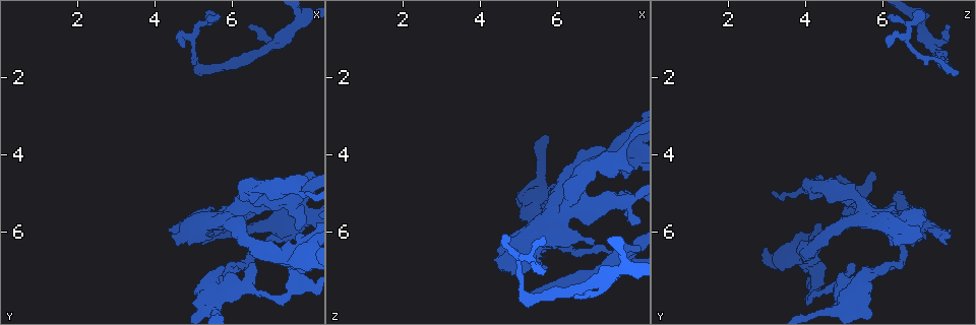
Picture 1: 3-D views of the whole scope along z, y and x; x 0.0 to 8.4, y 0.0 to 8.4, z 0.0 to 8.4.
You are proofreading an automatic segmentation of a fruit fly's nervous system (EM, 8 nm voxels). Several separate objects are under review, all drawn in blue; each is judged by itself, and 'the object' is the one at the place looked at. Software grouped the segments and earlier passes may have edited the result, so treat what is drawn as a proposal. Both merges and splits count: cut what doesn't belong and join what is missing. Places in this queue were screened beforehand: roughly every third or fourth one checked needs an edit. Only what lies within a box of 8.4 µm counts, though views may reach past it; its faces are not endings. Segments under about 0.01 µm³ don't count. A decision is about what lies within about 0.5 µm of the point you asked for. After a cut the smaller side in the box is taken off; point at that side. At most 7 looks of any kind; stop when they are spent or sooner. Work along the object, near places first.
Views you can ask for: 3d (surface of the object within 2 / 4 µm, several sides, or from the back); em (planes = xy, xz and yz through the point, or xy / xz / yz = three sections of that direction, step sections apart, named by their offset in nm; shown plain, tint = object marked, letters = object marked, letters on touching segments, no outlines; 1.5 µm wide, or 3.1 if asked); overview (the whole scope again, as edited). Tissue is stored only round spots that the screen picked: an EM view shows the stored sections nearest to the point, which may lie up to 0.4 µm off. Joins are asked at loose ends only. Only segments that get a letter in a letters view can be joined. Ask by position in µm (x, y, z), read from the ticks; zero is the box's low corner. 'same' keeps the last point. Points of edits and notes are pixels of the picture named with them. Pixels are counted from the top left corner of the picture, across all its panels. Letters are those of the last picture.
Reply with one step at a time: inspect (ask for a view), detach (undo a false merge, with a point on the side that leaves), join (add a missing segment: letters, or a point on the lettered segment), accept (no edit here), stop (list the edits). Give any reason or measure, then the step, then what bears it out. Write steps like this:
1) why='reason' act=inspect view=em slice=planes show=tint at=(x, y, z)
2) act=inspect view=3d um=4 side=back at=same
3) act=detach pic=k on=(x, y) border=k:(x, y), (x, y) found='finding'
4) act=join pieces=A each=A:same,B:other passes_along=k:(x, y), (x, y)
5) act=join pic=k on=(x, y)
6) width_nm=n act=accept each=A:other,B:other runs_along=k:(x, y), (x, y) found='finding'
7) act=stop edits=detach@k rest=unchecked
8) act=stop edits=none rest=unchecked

why='an open end' act=inspect view=3d um=2 at=(5.25, 6.35, 7.60)

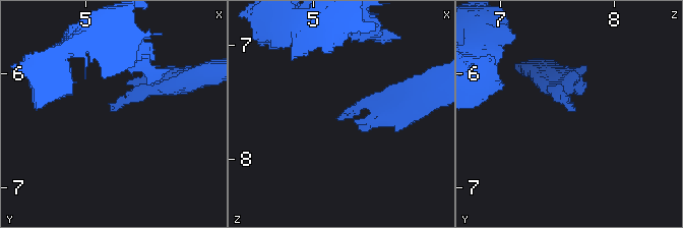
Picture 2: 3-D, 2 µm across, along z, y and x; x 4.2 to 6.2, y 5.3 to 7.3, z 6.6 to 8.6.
why='shape alone is not enough' act=inspect view=em slice=xz step=8 show=letters at=(5.26, 6.30, 7.68)

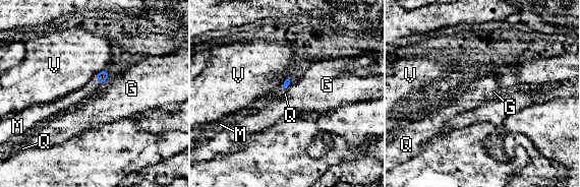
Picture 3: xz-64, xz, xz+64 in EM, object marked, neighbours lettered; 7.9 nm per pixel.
longest_contact=V:130nm act=join pieces=M each=G:other,M:same,Q:other,V:other found='it goes on there'

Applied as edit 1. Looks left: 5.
why='an open end' act=inspect view=em slice=planes show=letters at=(6.15, 7.15, 4.95)

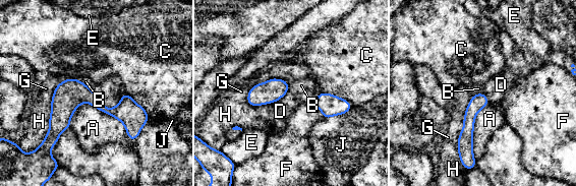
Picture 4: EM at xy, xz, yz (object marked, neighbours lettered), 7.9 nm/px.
act=accept each=A:other,B:other,C:other,D:other,E:other,F:other,G:other,H:other,J:other border=4:(274, 102), (253, 107) found='no lettered segment goes on from it'

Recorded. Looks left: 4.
why='thin end' act=inspect view=em slice=xy step=4 show=tint at=(6.45, 0.70, 7.70)

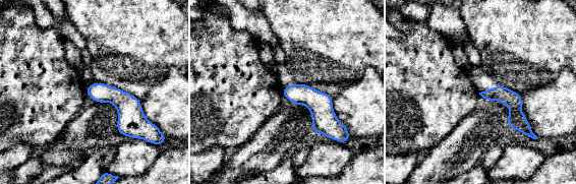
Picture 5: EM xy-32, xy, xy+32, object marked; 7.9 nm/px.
why='cut it another way' act=inspect view=em slice=planes show=letters at=same

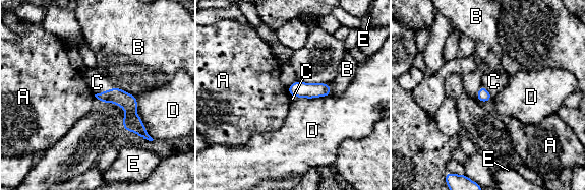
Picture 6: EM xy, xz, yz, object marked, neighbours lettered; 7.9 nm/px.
longest_contact=D:380nm act=join pieces=C each=A:other,B:other,C:same,D:other,E:other found='the cell continues'

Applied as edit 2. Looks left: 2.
act=stop edits=join@3,join@6 rest=unchecked

